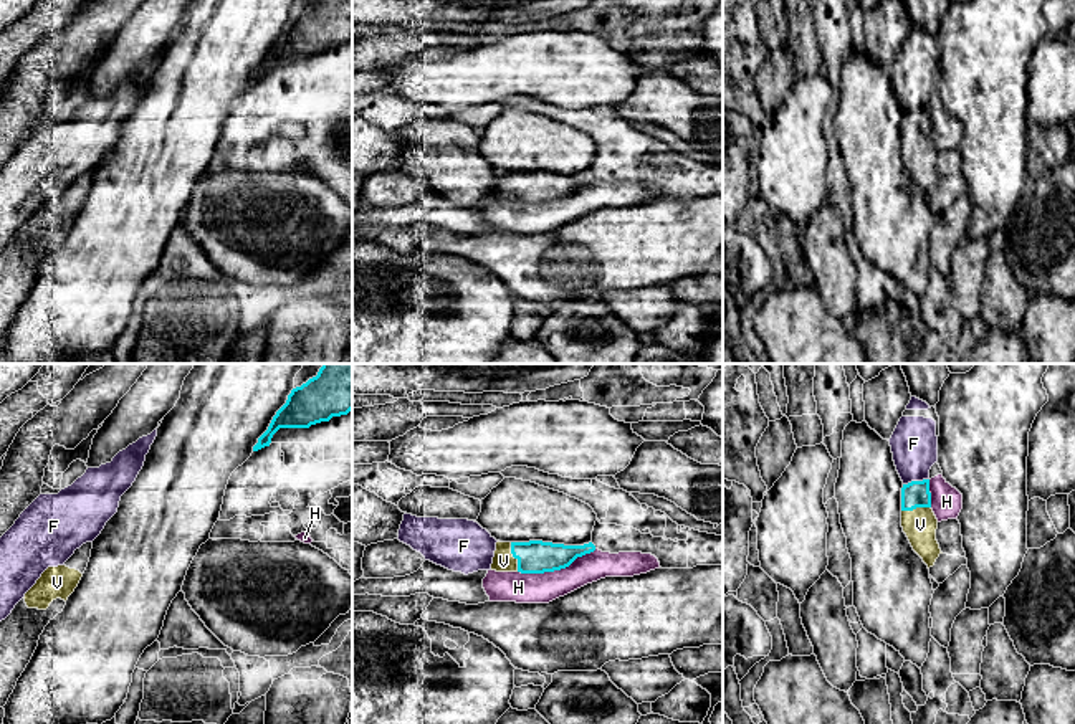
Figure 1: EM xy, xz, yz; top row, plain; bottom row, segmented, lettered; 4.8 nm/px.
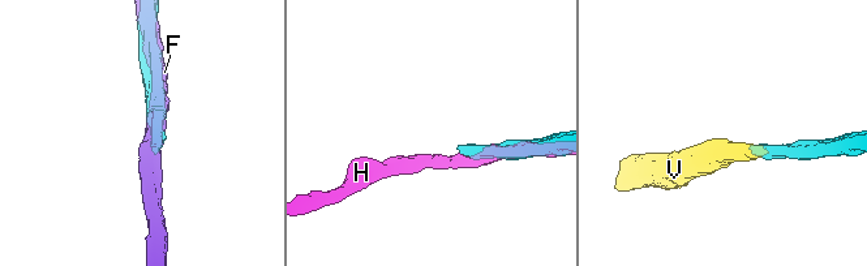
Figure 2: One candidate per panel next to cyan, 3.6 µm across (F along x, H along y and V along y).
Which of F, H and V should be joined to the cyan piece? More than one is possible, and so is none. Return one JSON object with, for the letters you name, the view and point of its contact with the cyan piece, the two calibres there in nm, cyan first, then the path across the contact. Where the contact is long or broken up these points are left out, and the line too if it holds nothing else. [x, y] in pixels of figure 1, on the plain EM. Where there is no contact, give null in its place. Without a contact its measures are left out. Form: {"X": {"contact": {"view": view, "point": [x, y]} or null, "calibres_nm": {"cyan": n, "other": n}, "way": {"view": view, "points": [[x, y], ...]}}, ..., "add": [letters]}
{"V": {"contact": {"view": "xz", "point": [513, 185]}, "calibres_nm": {"cyan": 160, "other": 110}, "way": {"view": "xz", "points": [[533, 187], [513, 185], [503, 190]]}}, "add": ["V"]}

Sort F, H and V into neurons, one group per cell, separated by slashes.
F / H / V

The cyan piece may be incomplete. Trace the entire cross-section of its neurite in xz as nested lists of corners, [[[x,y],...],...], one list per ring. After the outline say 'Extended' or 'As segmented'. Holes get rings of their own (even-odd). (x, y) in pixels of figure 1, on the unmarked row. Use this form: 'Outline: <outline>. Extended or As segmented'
Outline: [[[542,170],[496,172],[491,200],[544,203],[569,197],[577,187],[595,180],[592,172],[564,175]]]. Extended

